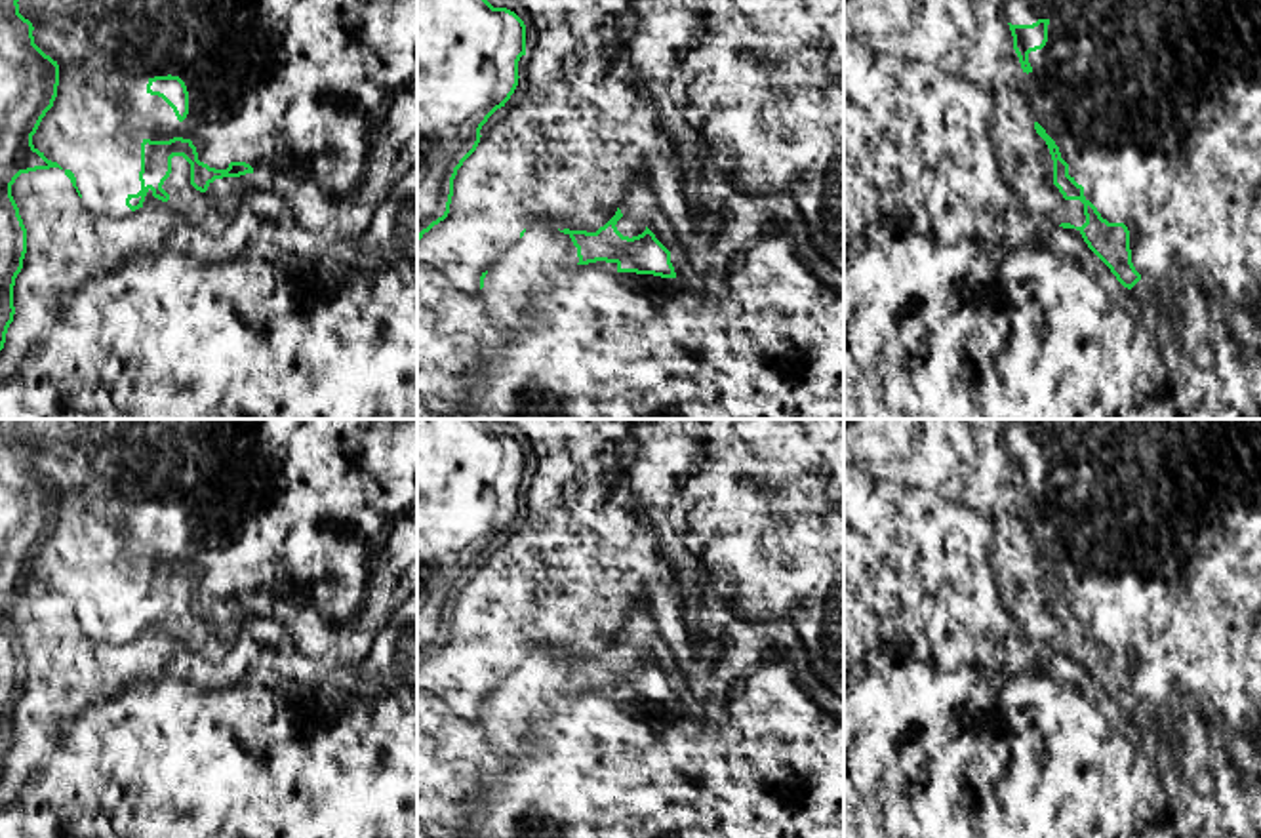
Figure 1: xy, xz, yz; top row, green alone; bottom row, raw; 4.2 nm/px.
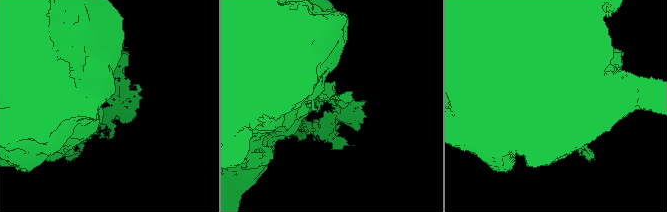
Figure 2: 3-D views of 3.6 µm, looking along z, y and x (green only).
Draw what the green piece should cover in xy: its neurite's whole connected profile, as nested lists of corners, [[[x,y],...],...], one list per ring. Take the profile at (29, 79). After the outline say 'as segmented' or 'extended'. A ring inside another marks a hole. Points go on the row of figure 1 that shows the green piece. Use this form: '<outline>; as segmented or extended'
[[[0,0],[0,350],[13,322],[13,286],[27,253],[27,229],[11,196],[11,185],[21,173],[63,170],[32,145],[32,135],[57,97],[59,65],[34,44],[34,27],[19,13],[17,2]]]; as segmented

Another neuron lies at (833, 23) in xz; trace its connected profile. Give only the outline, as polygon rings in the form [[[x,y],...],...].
[[[844,0],[825,15],[823,29],[831,44],[827,69],[834,76],[844,76]]]

